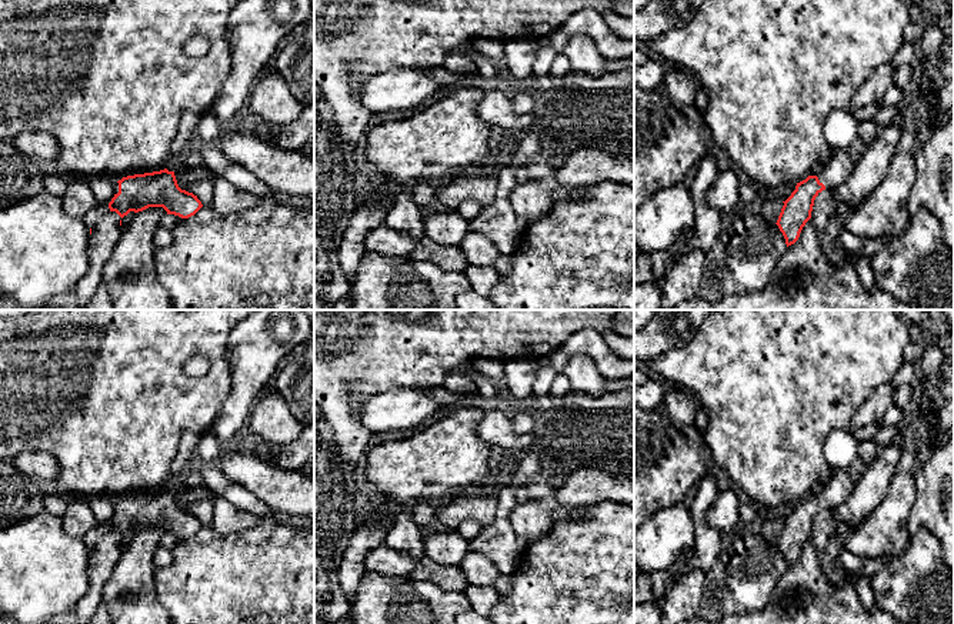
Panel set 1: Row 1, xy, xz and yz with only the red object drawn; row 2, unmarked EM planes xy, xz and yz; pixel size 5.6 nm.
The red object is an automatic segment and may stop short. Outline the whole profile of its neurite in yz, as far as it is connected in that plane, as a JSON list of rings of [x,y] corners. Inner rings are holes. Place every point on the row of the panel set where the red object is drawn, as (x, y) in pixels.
[[[835,149],[830,161],[817,176],[808,176],[797,183],[791,196],[783,201],[784,206],[775,223],[787,247],[798,240],[803,227],[811,218],[815,197],[825,188],[841,186],[850,177],[854,164],[847,150]]]

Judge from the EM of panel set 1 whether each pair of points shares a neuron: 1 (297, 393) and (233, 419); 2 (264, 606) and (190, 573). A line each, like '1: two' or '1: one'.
1: two
2: one

